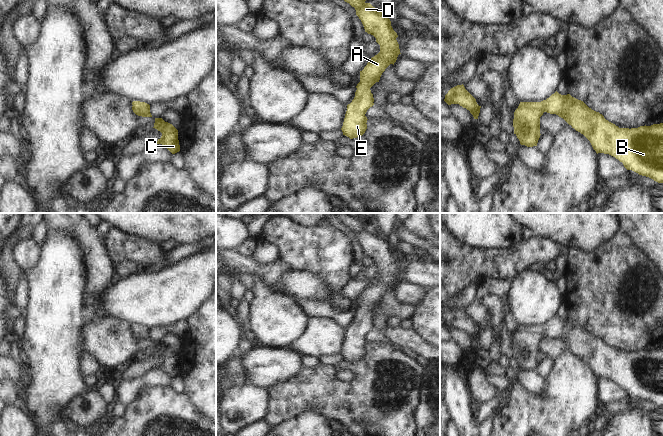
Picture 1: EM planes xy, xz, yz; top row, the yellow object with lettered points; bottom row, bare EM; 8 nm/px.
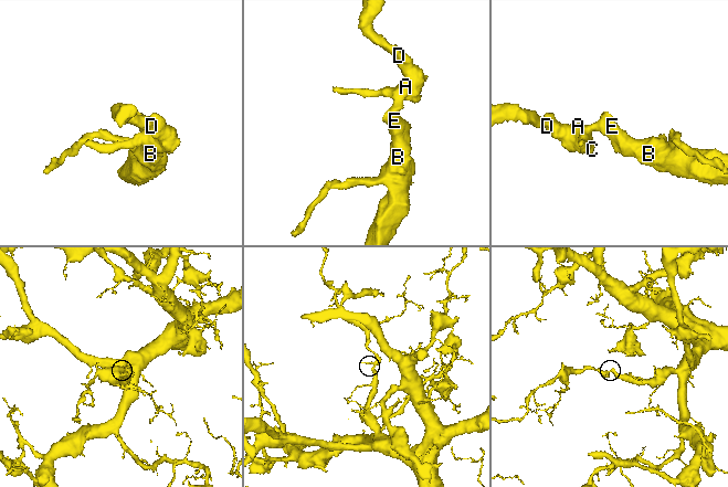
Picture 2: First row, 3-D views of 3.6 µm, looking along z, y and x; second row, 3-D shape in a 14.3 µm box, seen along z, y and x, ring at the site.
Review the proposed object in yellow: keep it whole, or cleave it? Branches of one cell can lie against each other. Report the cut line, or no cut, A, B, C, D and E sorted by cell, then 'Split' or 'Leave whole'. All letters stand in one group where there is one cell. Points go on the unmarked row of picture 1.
No split. Groups: A B C D E. Leave whole.

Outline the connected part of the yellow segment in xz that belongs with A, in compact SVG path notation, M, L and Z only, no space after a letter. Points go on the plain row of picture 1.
M334 213L334 215L356 234L356 239L361 244L365 256L373 259L380 269L380 276L371 282L362 295L360 306L357 308L355 321L347 329L343 350L343 359L350 363L362 360L367 353L367 334L374 329L373 318L370 312L379 306L382 297L396 286L400 277L396 264L397 257L391 250L391 245L380 233L366 227L366 220L353 216L351 213Z

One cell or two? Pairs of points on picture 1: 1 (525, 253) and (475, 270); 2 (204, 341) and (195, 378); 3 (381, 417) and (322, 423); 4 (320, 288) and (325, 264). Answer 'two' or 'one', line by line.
1: one
2: one
3: two
4: two

